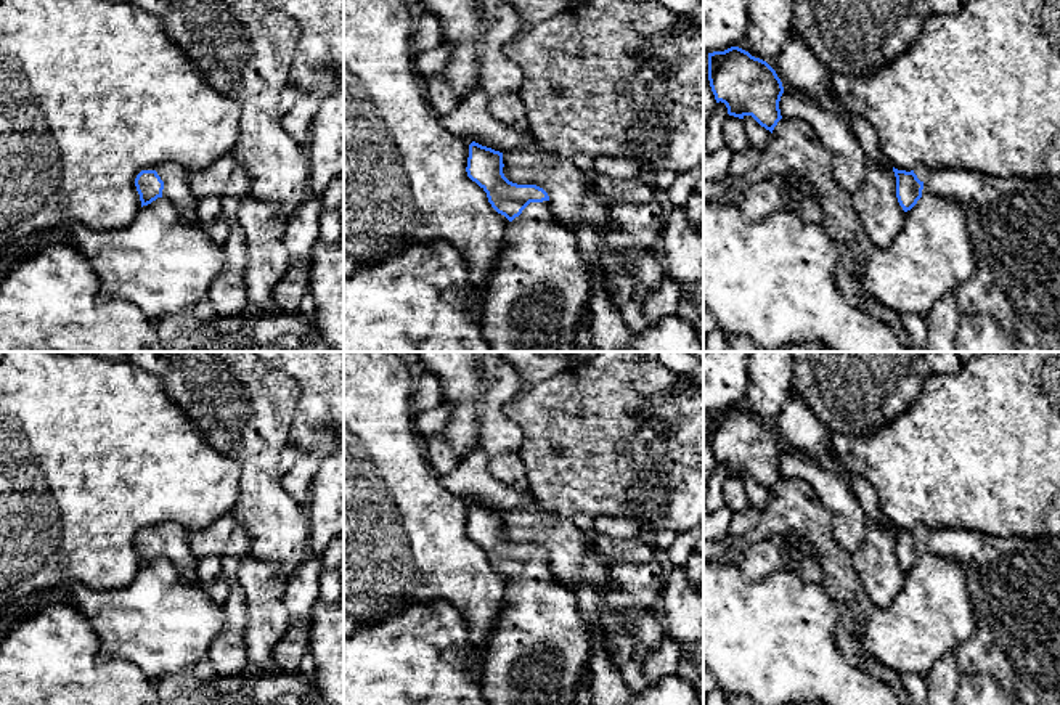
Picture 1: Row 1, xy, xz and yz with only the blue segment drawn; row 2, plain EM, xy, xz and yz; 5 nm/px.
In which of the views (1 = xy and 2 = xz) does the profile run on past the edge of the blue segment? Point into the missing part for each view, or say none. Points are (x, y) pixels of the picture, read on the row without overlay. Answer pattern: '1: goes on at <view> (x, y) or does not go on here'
1: goes on at xy (175, 537)
2: goes on at xz (540, 651)

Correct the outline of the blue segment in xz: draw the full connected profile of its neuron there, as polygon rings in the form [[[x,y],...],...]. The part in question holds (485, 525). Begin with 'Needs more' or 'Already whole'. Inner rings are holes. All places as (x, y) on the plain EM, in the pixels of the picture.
Needs more. [[[475,501],[469,504],[467,536],[511,581],[482,665],[482,695],[488,705],[577,705],[578,684],[591,673],[593,652],[593,636],[580,613],[580,596],[556,580],[543,548],[509,541],[503,527],[503,512]]]

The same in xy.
Needs more. [[[175,522],[162,524],[156,530],[141,530],[135,538],[141,567],[157,557],[165,557],[180,578],[190,583],[199,581],[199,560],[190,546],[190,533],[191,530],[188,527]]]

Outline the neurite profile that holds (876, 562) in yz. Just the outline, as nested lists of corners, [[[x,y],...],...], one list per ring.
[[[861,475],[846,477],[867,516],[866,535],[851,554],[851,564],[872,604],[888,607],[906,583],[906,572],[896,557],[893,525],[879,506],[875,488]]]

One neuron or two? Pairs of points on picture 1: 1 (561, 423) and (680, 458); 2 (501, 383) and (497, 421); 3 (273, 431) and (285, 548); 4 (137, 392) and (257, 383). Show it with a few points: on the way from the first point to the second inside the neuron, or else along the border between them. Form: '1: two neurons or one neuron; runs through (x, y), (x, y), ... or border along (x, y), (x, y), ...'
1: one neuron; runs through (590, 423), (622, 423), (635, 436), (651, 436)
2: one neuron; runs through (498, 392), (497, 411)
3: one neuron; runs through (267, 460), (267, 513), (273, 519)
4: two neurons; border along (140, 368), (161, 383), (164, 392), (190, 419)

